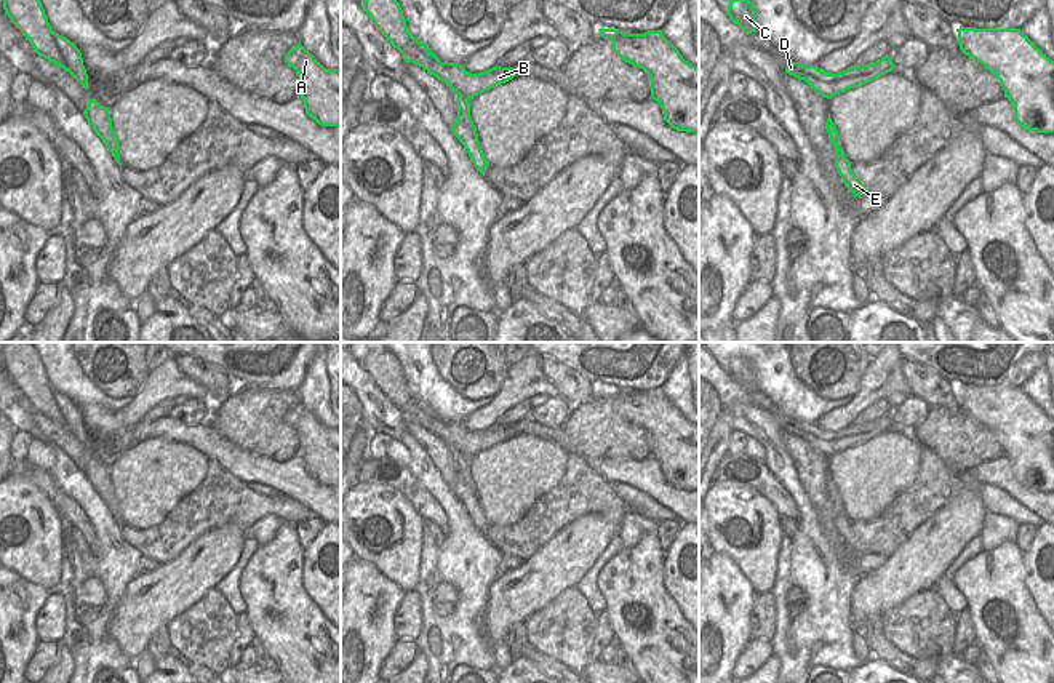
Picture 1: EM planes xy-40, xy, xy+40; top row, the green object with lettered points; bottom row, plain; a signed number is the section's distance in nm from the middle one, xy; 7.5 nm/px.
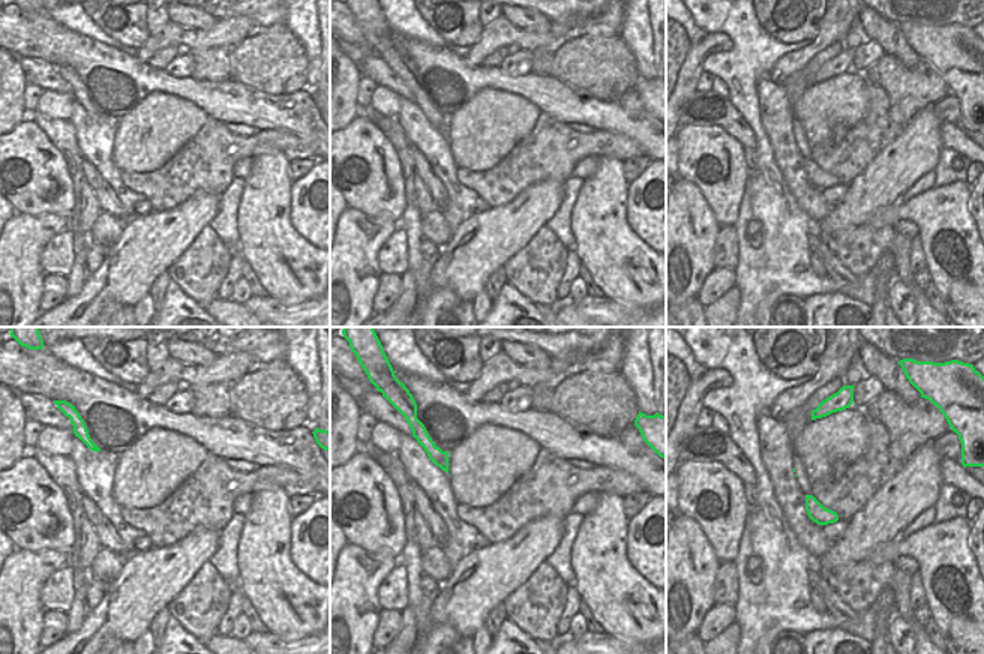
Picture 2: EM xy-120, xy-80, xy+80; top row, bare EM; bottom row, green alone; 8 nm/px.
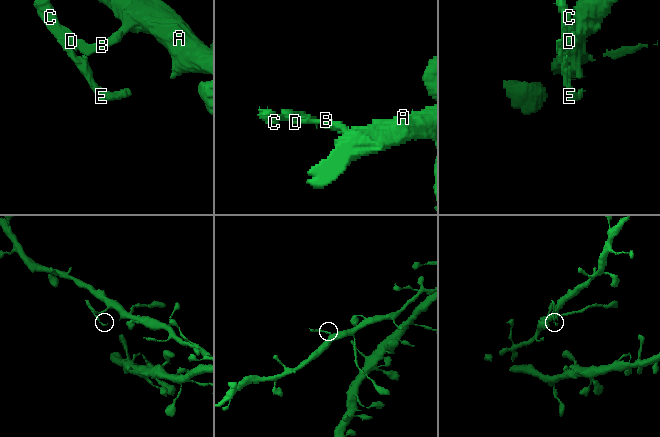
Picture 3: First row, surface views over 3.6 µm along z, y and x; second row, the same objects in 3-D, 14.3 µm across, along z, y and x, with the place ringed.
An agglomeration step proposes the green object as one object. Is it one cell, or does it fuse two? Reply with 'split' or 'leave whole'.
split

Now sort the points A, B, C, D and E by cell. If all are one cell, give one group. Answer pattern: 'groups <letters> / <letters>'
groups A B / C D E

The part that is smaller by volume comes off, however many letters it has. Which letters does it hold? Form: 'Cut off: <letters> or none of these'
Cut off: C, D, E

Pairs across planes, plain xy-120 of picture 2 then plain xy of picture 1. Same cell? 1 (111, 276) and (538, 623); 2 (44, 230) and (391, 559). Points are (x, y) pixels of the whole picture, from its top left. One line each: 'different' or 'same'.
1: different
2: different

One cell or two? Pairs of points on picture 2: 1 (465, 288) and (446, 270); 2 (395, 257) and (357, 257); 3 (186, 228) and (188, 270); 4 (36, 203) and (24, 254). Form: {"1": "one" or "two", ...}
{"1": "one", "2": "two", "3": "two", "4": "two"}

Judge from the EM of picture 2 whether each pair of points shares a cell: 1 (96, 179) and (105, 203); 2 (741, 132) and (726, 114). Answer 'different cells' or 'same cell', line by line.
1: same cell
2: same cell

